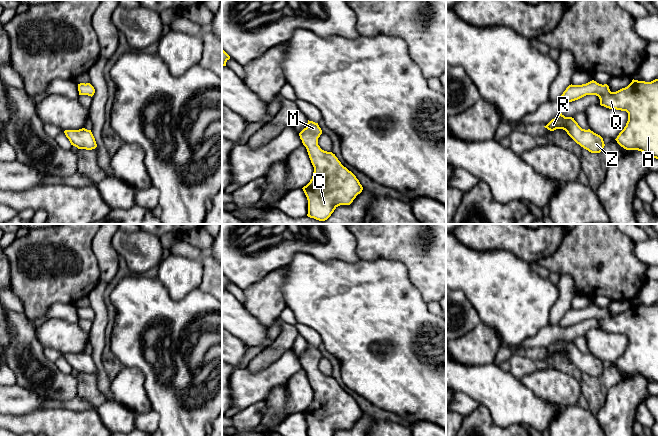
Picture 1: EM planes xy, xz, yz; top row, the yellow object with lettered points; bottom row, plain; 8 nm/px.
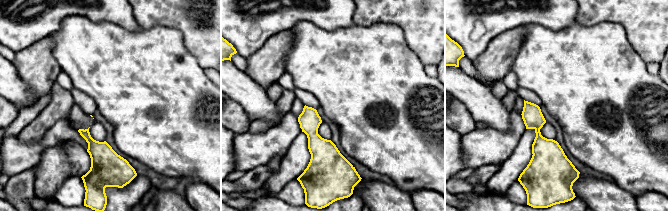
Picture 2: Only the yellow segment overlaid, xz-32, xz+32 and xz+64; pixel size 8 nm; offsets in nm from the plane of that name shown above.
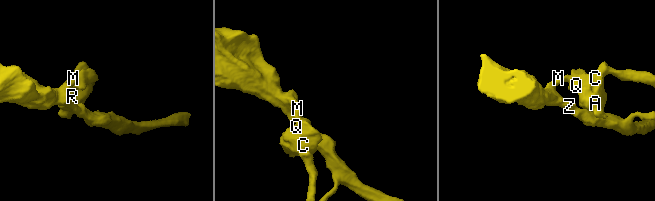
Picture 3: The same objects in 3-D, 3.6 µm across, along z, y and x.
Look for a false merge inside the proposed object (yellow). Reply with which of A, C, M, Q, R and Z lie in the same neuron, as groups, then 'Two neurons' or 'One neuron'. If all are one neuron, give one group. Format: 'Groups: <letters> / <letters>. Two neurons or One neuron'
Groups: A C M Q R Z. One neuron

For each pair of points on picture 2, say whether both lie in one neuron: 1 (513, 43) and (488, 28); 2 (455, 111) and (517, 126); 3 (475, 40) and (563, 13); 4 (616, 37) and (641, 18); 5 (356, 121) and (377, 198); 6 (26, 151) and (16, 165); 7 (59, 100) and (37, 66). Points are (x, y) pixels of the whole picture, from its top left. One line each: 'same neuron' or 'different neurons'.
1: different neurons
2: different neurons
3: same neuron
4: different neurons
5: different neurons
6: same neuron
7: different neurons

